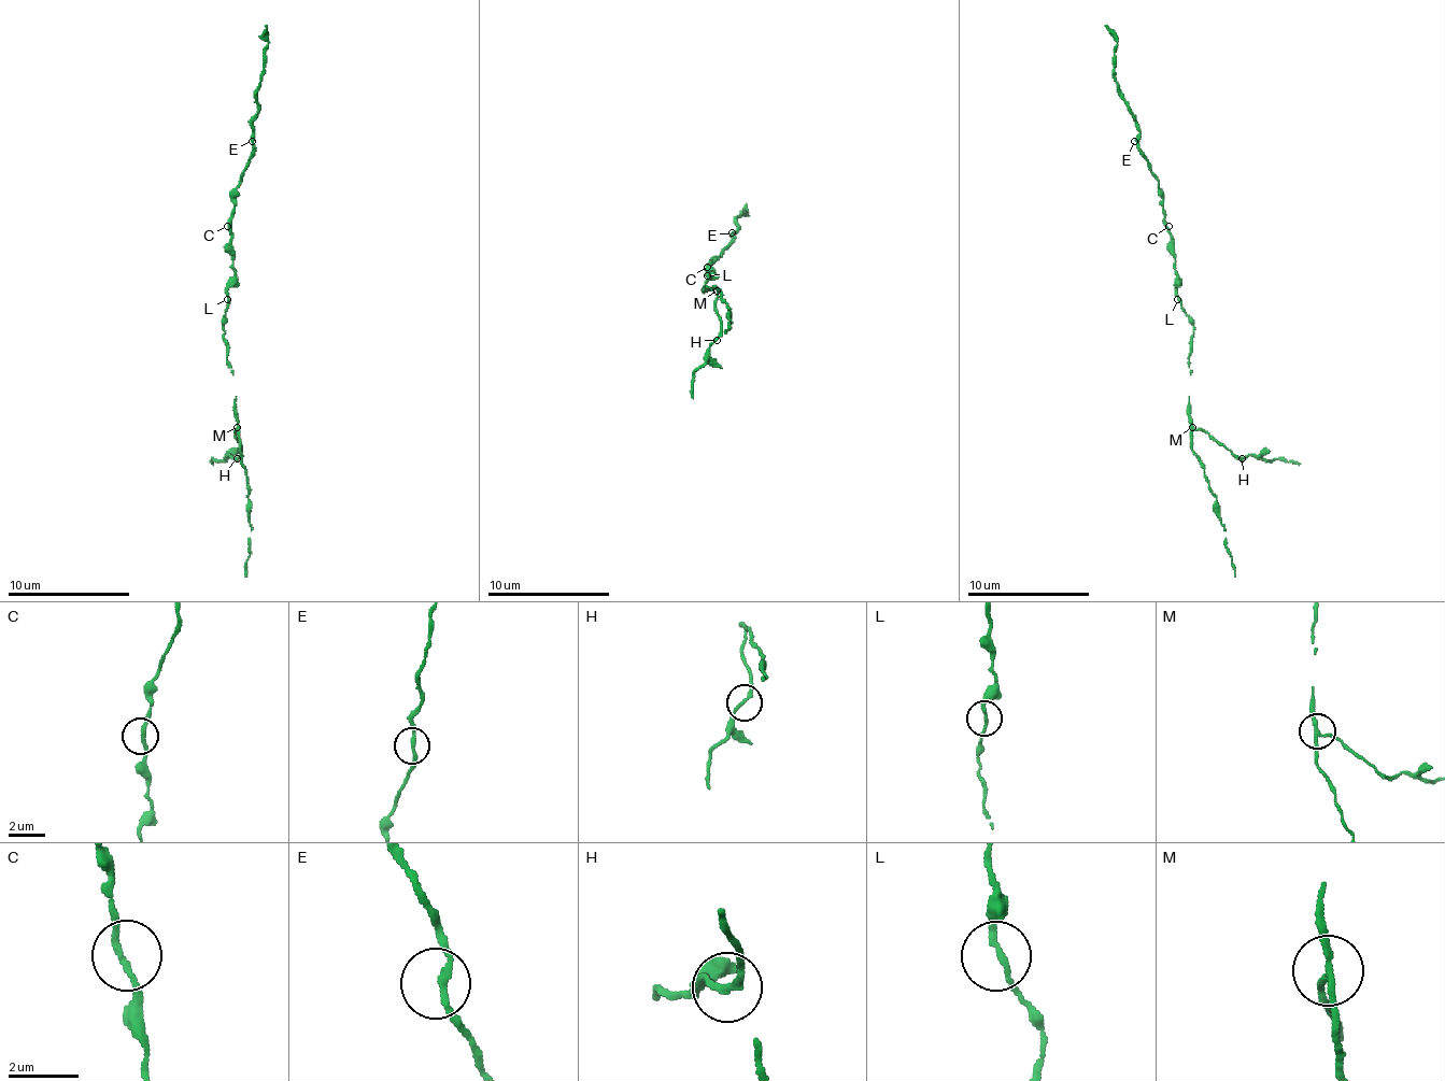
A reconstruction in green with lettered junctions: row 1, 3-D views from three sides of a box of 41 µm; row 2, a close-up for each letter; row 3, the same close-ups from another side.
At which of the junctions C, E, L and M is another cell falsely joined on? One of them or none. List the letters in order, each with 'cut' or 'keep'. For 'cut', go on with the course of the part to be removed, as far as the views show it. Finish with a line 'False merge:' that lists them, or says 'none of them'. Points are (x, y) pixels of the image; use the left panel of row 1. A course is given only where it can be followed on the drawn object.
C: keep
E: keep
L: keep
M: cut; course (237, 427), (240, 455), (215, 458), (212, 464)
False merge: M

